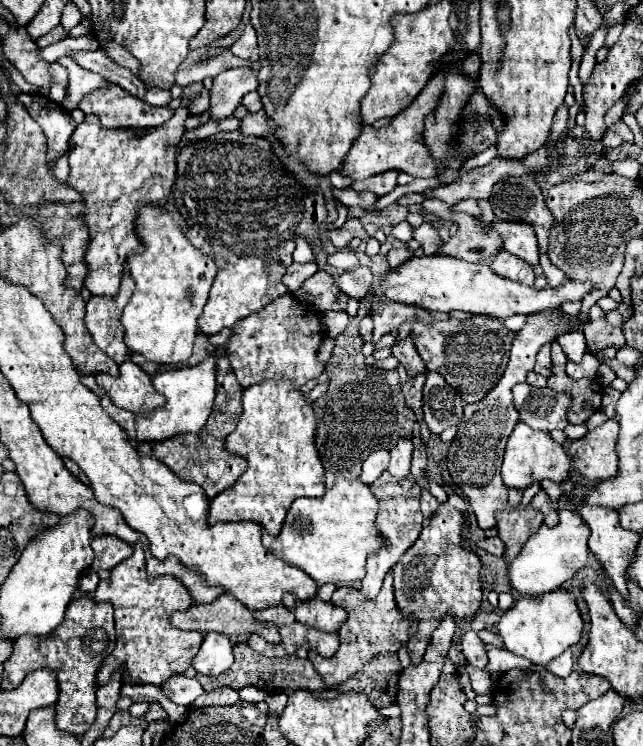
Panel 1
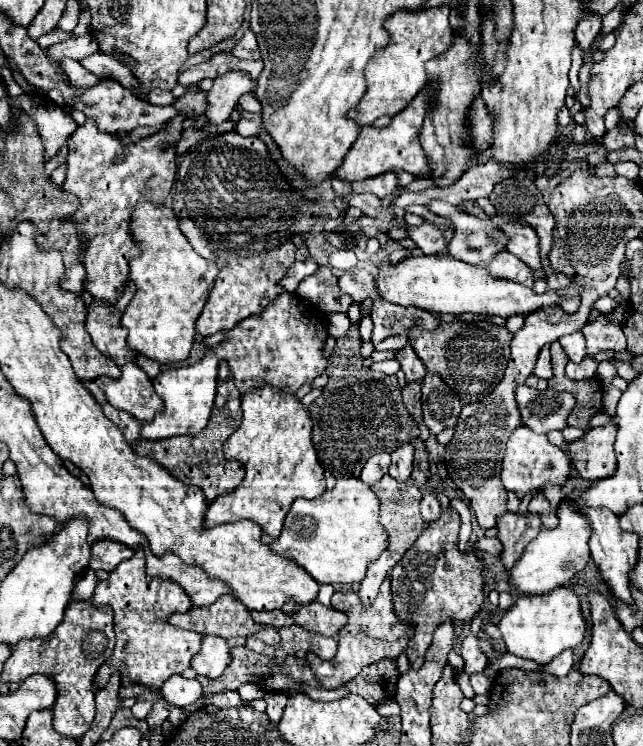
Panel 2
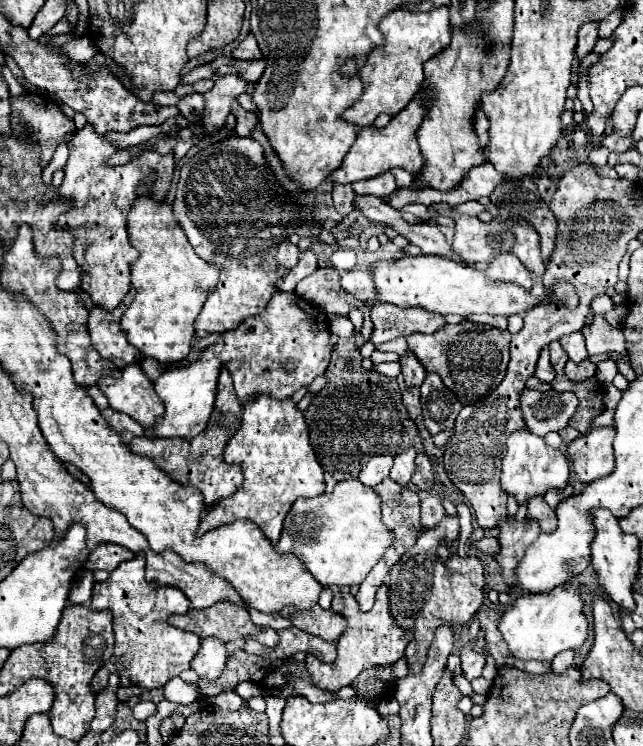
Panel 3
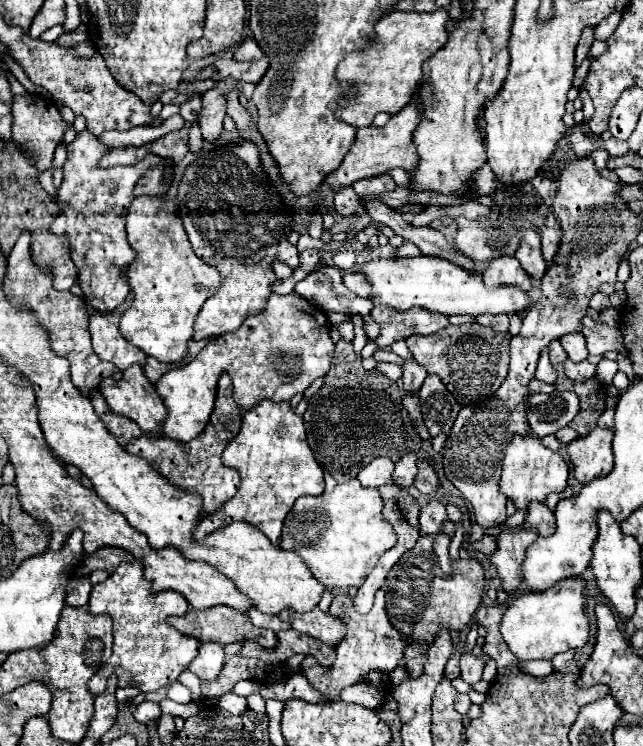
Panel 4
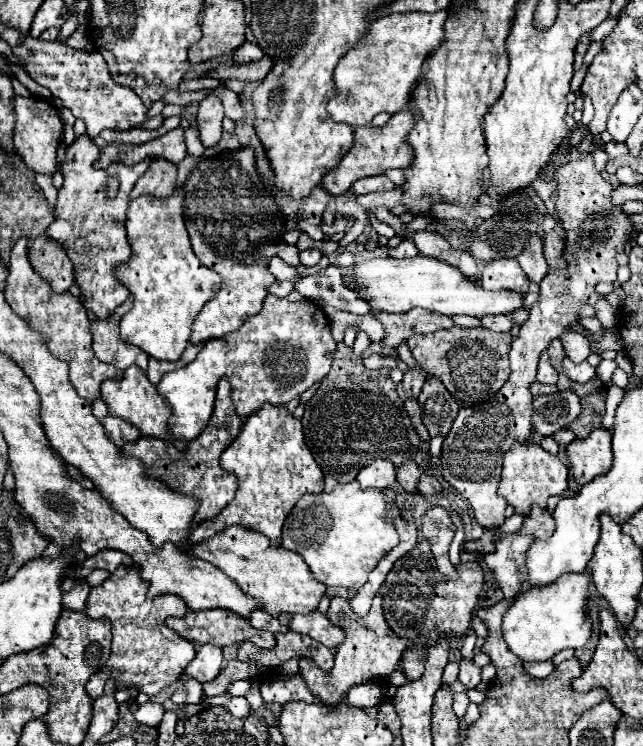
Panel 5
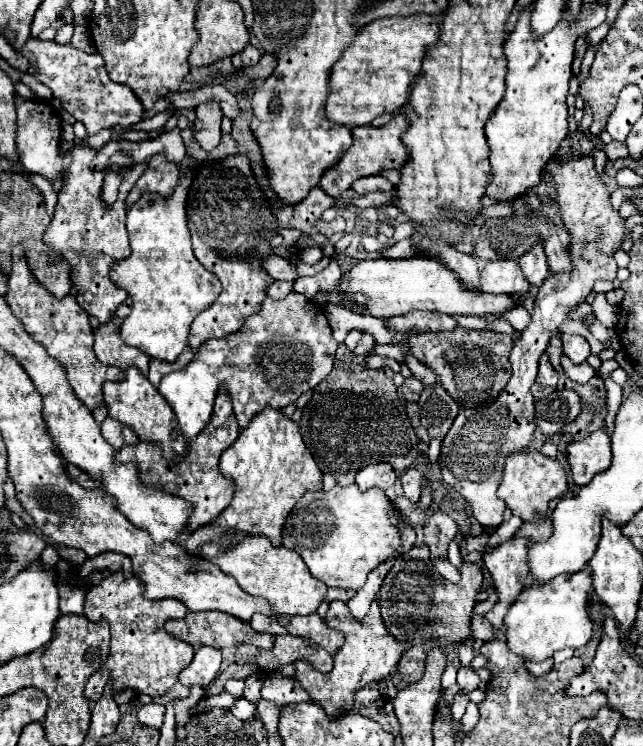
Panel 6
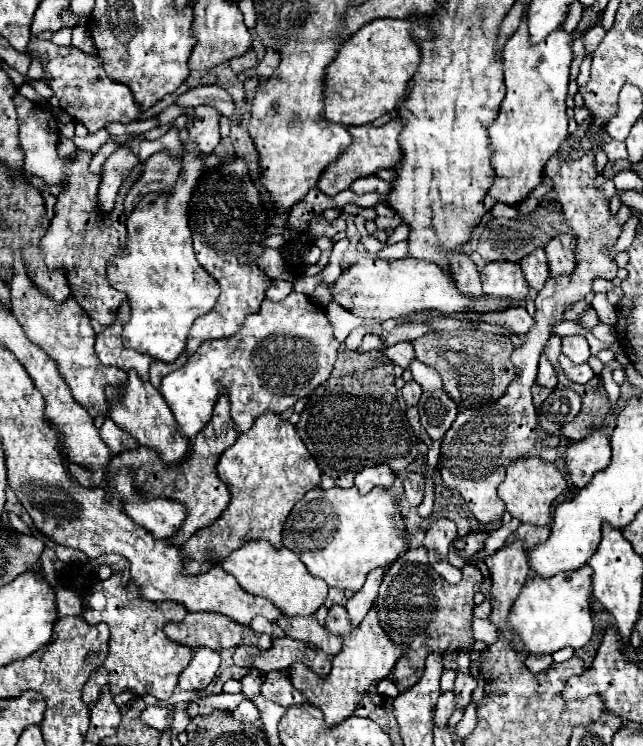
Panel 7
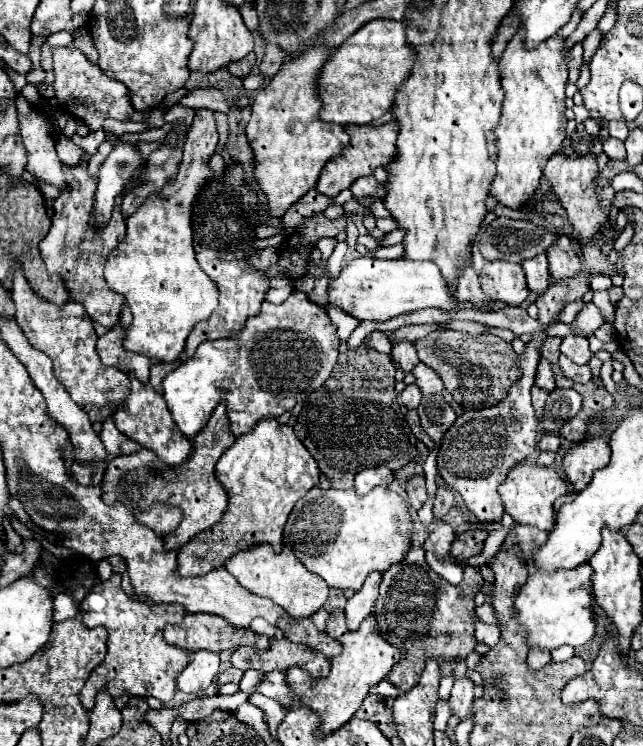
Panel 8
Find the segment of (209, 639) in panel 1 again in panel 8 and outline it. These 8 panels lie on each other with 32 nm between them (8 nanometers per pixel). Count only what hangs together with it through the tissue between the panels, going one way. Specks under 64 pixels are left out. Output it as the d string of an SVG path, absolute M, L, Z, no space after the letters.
M198 650L190 656L190 664L182 670L182 674L176 680L176 686L182 692L192 692L192 694L202 694L218 674L220 666L220 656L214 652Z

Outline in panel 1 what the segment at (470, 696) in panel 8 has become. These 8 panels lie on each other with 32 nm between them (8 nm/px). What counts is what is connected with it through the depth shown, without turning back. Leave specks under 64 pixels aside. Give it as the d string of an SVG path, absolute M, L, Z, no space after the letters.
M468 630L462 636L462 652L466 656L466 660L476 666L476 668L484 668L488 664L488 654L486 654L486 642L478 636L478 632Z

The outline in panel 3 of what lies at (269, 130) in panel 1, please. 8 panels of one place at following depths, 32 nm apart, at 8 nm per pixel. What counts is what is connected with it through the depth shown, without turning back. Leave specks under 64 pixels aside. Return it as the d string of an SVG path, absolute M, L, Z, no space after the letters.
M238 104L232 106L232 112L236 114L238 122L236 122L236 134L238 136L250 136L256 128L258 128L258 116L254 112L246 112L244 108L240 108Z

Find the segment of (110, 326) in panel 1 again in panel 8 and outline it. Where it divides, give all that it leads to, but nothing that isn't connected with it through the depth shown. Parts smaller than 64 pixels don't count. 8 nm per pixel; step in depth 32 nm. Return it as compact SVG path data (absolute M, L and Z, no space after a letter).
M124 304L120 320L114 326L114 328L120 328L120 330L114 332L114 328L110 328L104 336L100 336L98 344L96 344L96 350L100 354L100 360L106 366L114 366L114 368L118 368L122 372L130 372L132 370L140 380L148 382L148 372L150 372L152 360L148 356L142 356L142 354L136 354L136 352L128 352L122 346L122 334L124 334L124 328L130 324L130 320L132 320L130 308Z

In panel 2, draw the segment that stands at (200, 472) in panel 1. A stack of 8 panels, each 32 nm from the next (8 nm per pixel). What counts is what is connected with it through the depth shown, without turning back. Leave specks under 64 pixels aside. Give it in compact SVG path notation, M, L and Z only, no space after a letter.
M220 374L218 376L218 392L216 392L214 408L218 412L212 412L212 416L208 420L208 426L196 436L174 436L174 438L156 440L156 442L152 442L152 440L136 440L132 444L132 448L138 454L152 456L168 472L172 472L172 476L176 476L178 480L190 482L190 484L202 488L208 502L212 502L216 496L222 496L222 494L234 490L236 484L240 484L240 480L244 476L244 464L240 464L238 460L228 460L224 456L224 450L222 450L226 438L238 428L240 416L242 416L240 392L238 392L238 388L234 384L234 378L228 376L228 374Z

